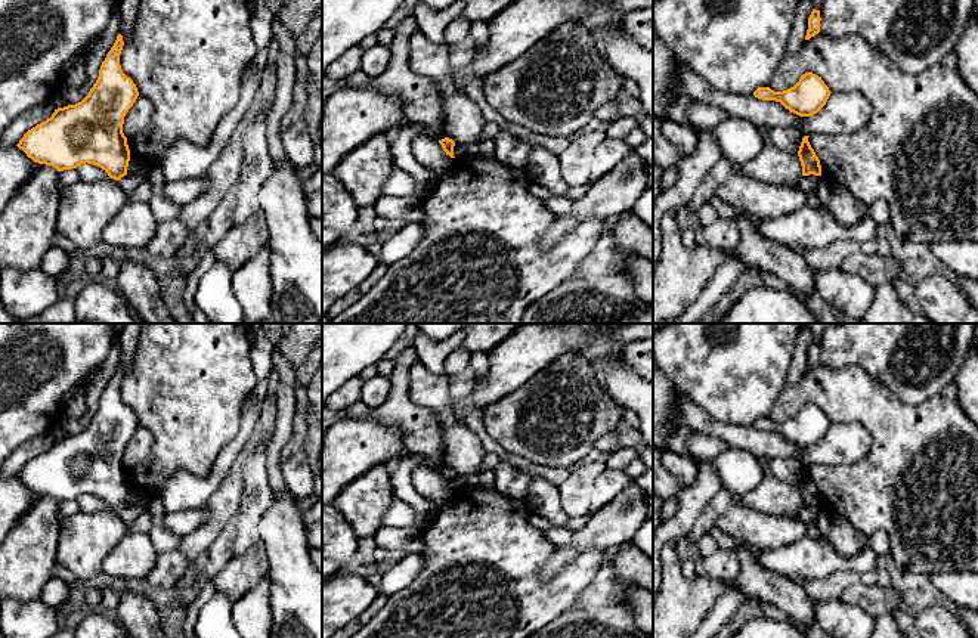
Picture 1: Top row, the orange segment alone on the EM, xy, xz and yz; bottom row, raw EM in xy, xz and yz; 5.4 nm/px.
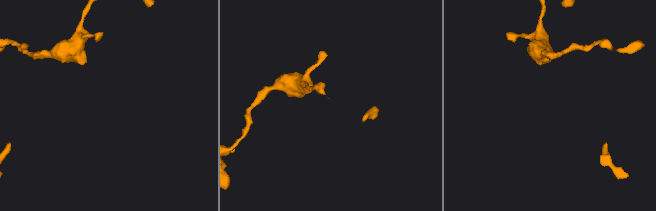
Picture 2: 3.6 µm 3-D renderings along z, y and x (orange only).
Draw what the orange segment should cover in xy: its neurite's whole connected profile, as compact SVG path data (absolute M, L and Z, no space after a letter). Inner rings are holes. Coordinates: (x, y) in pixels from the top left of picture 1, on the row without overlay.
M118 365L96 414L81 433L55 440L50 449L24 465L16 477L28 489L58 502L87 493L100 498L114 511L127 505L130 480L123 455L139 422L121 400L123 377Z

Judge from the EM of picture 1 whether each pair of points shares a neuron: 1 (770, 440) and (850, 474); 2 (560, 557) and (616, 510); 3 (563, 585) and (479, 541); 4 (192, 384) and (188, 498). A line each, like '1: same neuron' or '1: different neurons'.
1: different neurons
2: same neuron
3: same neuron
4: different neurons

